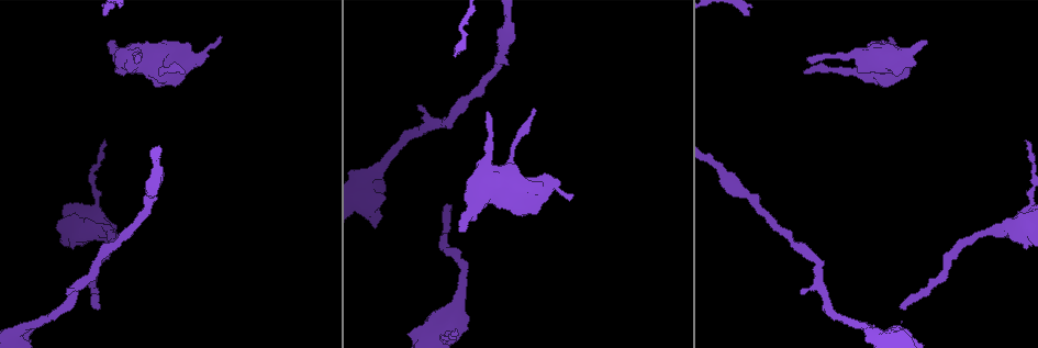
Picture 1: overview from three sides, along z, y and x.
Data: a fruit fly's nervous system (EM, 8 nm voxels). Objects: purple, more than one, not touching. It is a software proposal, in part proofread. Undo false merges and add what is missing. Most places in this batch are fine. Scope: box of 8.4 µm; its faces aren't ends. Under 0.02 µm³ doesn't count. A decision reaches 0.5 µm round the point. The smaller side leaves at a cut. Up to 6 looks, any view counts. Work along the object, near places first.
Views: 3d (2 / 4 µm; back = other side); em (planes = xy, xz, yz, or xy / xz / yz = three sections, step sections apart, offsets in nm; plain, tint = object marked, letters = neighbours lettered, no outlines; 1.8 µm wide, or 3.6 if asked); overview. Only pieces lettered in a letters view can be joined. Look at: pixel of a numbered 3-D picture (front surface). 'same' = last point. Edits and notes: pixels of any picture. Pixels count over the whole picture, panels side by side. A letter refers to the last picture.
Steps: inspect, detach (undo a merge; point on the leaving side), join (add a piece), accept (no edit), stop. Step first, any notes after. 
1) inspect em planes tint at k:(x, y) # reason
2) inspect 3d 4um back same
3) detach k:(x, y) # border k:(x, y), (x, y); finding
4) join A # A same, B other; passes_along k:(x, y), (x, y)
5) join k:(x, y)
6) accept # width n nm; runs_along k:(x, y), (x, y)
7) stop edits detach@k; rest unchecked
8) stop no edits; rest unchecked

inspect em yz step 4 tint at 1:(801, 293) # branch stops here

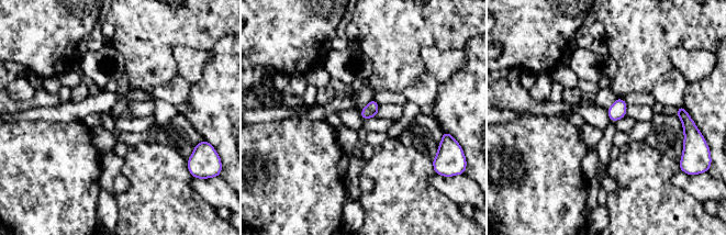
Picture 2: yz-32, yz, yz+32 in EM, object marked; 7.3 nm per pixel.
inspect em planes tint same

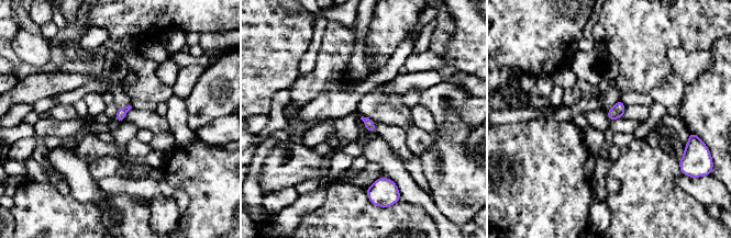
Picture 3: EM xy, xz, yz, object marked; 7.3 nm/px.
inspect em planes letters same # what lies round it

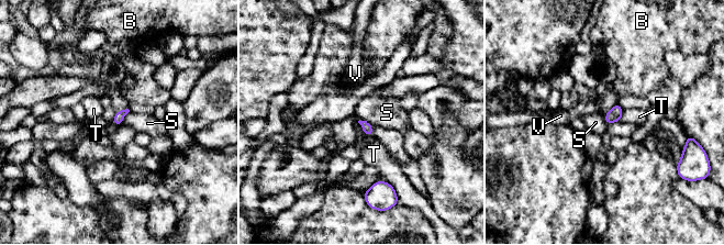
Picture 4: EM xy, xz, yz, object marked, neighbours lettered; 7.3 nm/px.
accept # longest_contact S 150 nm; B other, S other, T other, V other; border 4:(130, 111), (118, 126); none of them fits

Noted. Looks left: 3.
inspect em xy step 4 letters at 1:(450, 204) # end of a long branch

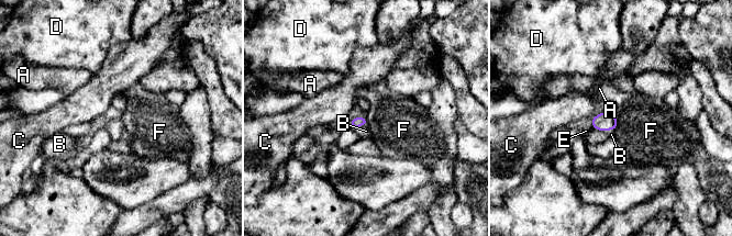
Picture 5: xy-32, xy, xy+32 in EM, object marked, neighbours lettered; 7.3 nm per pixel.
inspect em planes letters same # another direction

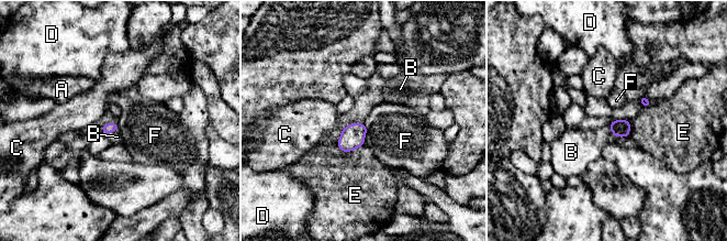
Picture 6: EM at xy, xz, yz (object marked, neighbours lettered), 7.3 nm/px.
join B # longest_contact E 200 nm; A other, B same, C other, D other, E other, F other; passes_along 6:(108, 128), (112, 131), (118, 137); the neuron continues

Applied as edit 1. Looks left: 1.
inspect em planes letters at 1:(925, 40) # free end

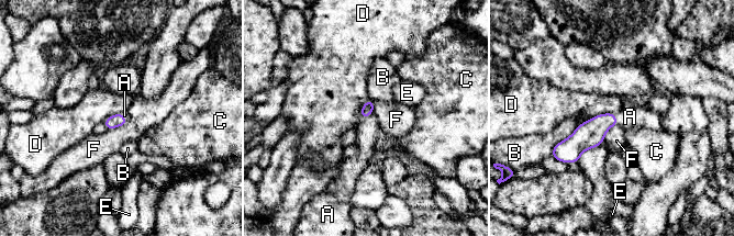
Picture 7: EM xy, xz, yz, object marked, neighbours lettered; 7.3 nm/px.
join A # A same, B other, C other, D other, E other, F other; passes_along 7:(367, 109), (368, 114), (367, 131); the neuron continues

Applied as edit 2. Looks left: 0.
stop edits join@6, join@7; rest unchecked

